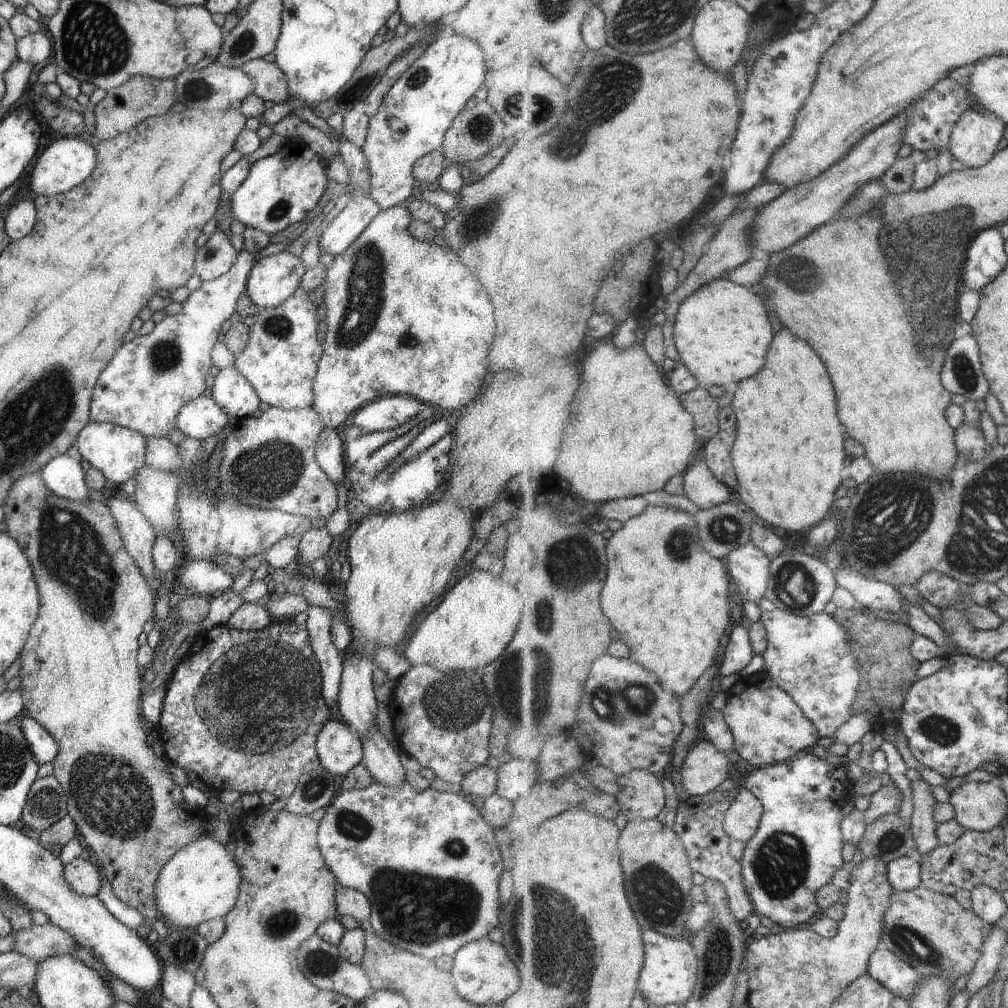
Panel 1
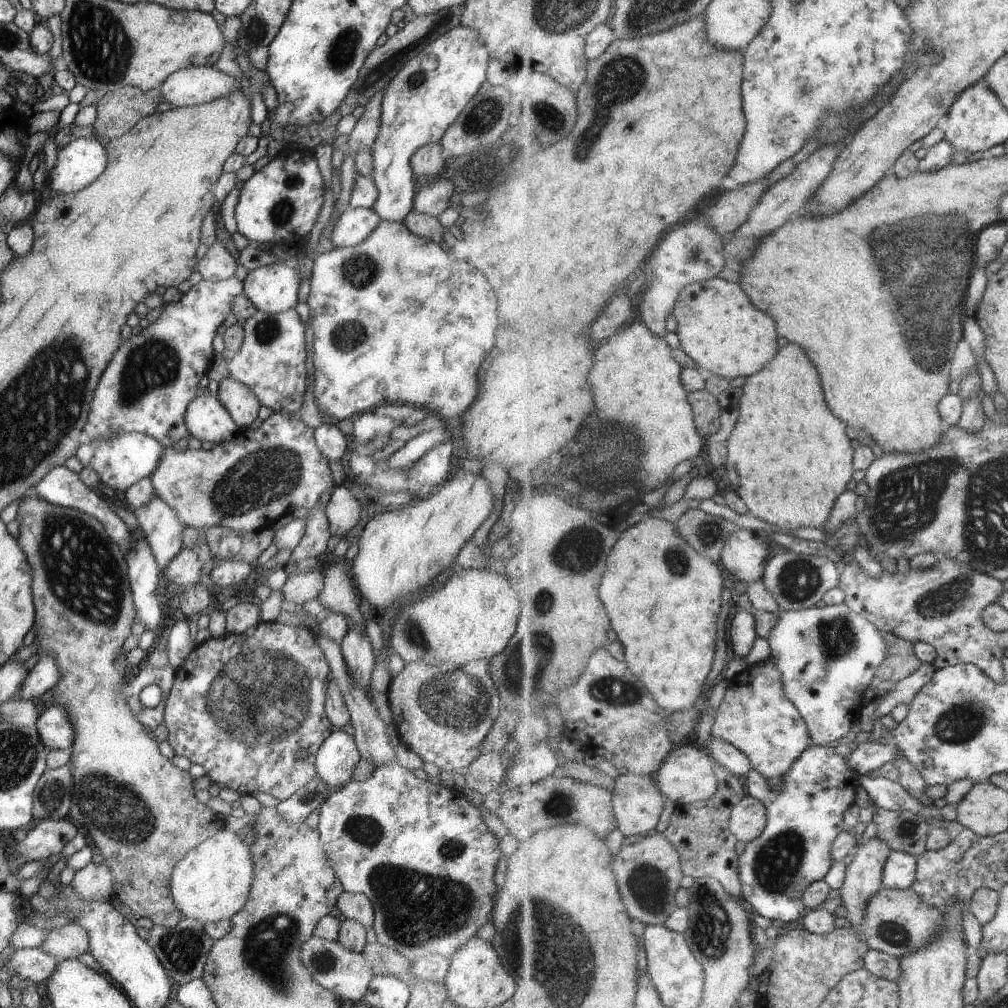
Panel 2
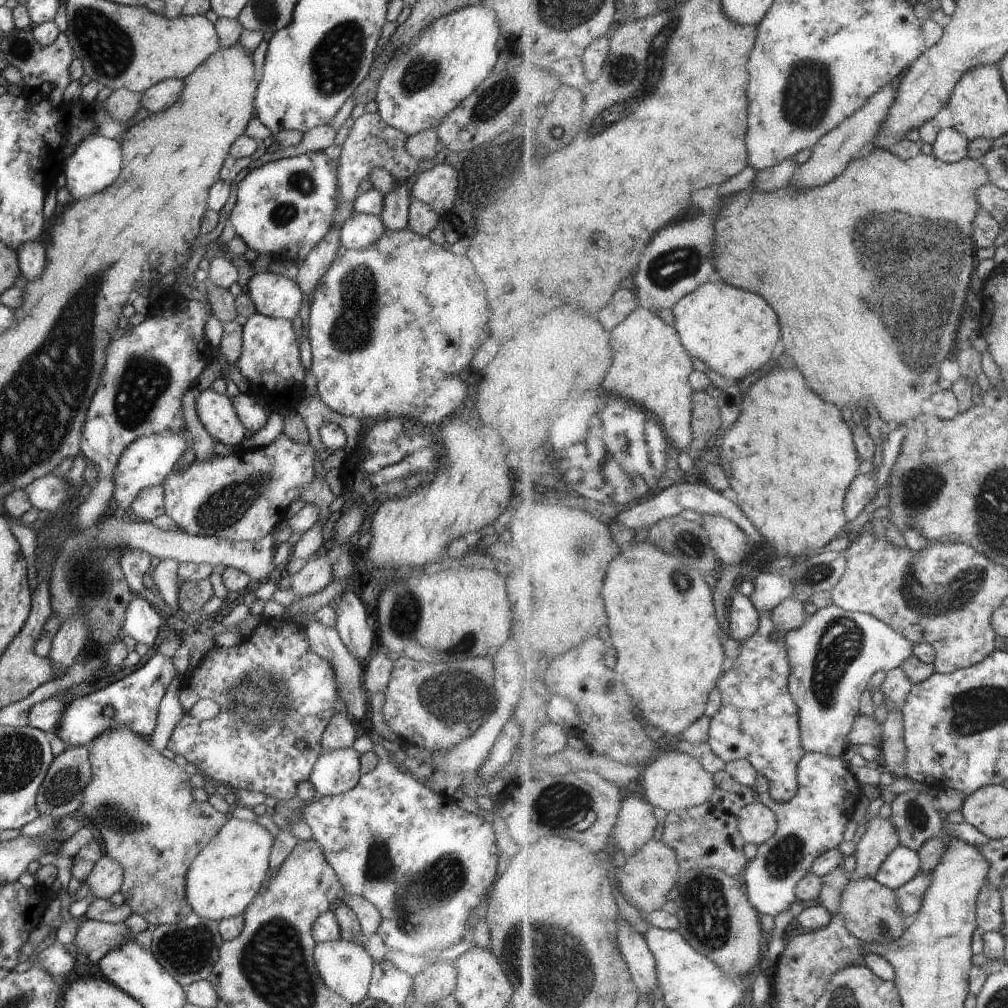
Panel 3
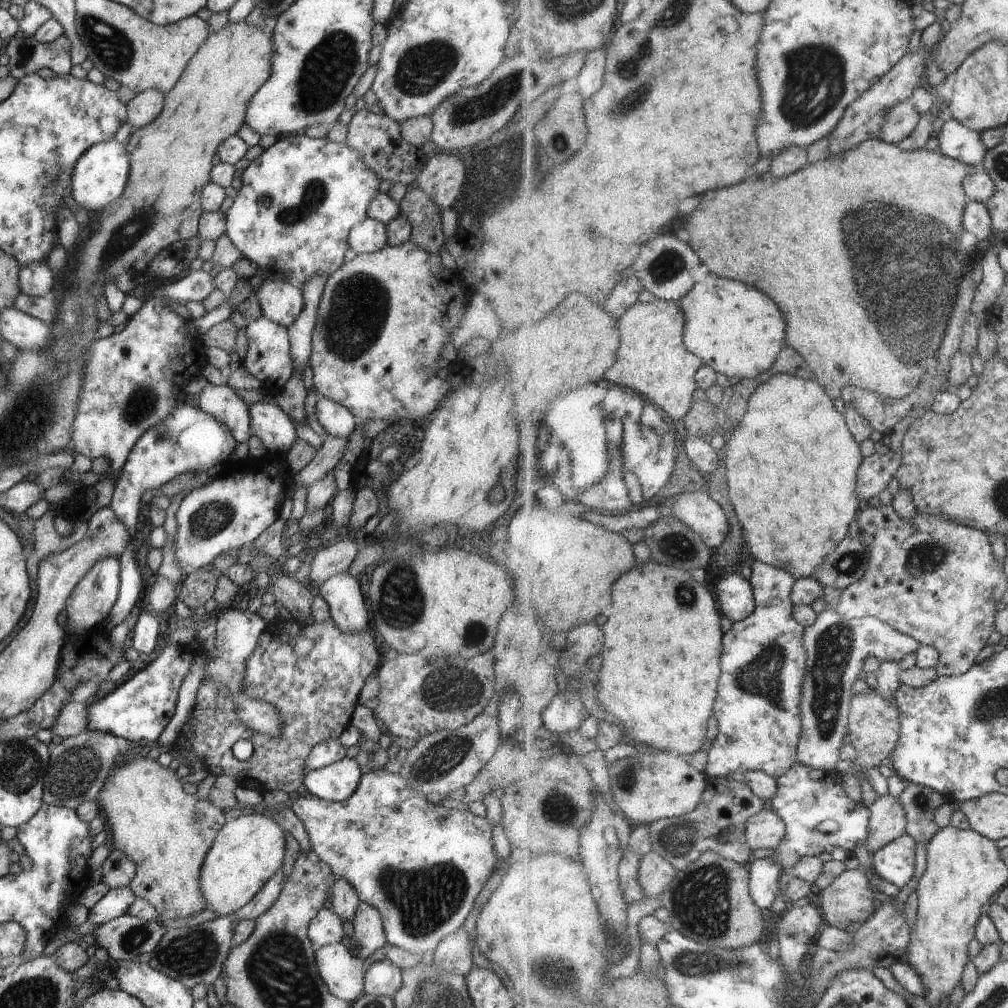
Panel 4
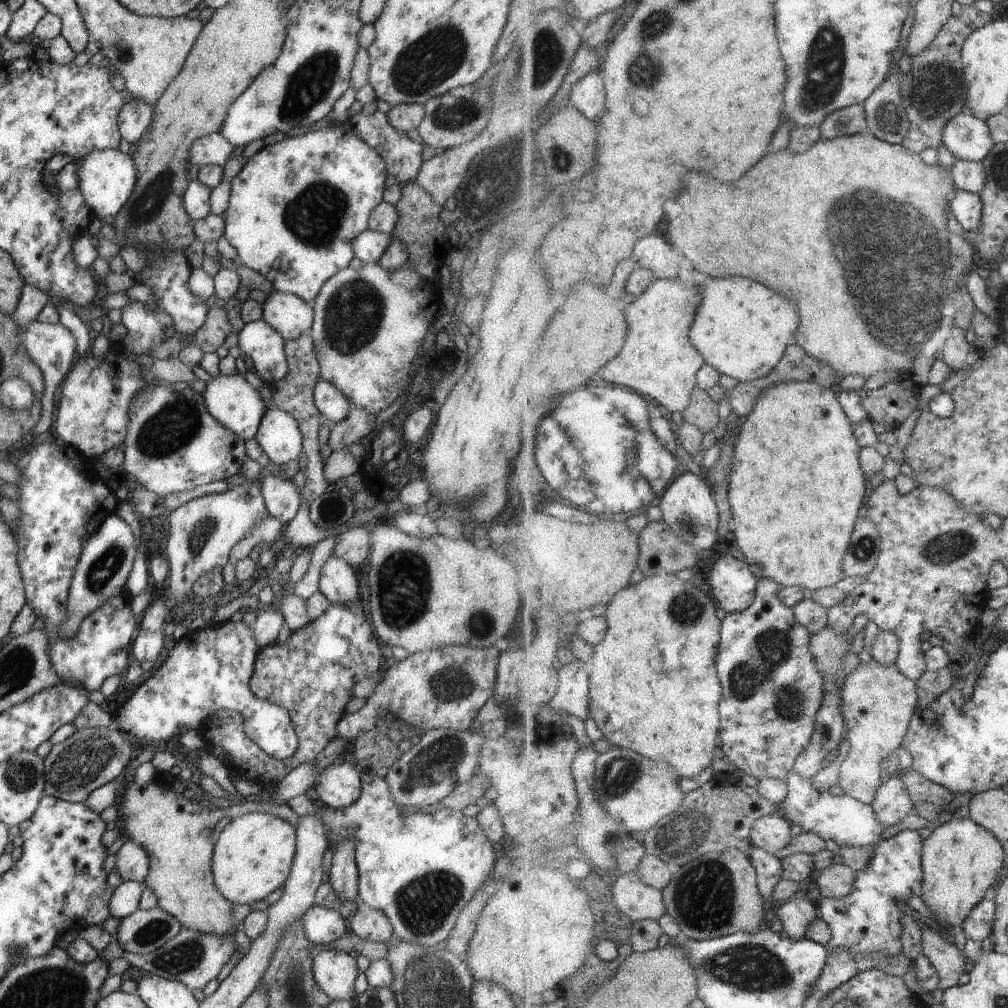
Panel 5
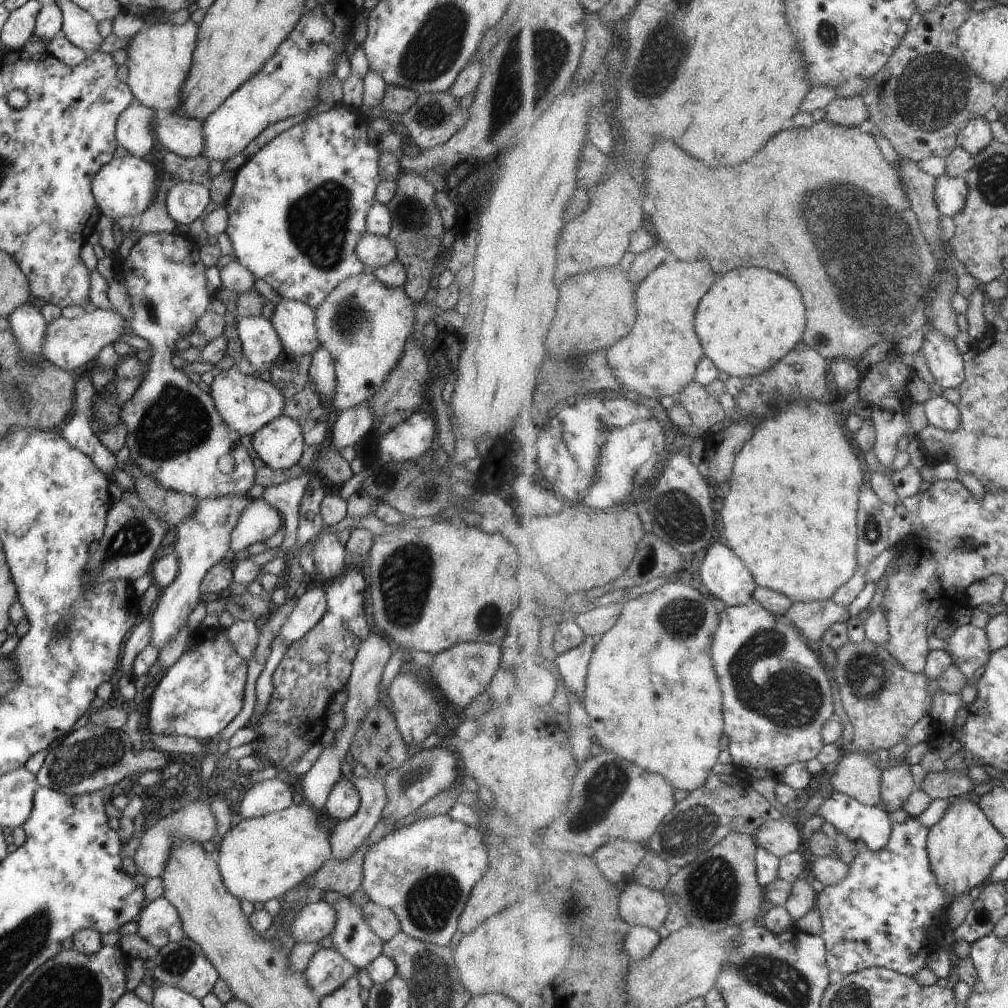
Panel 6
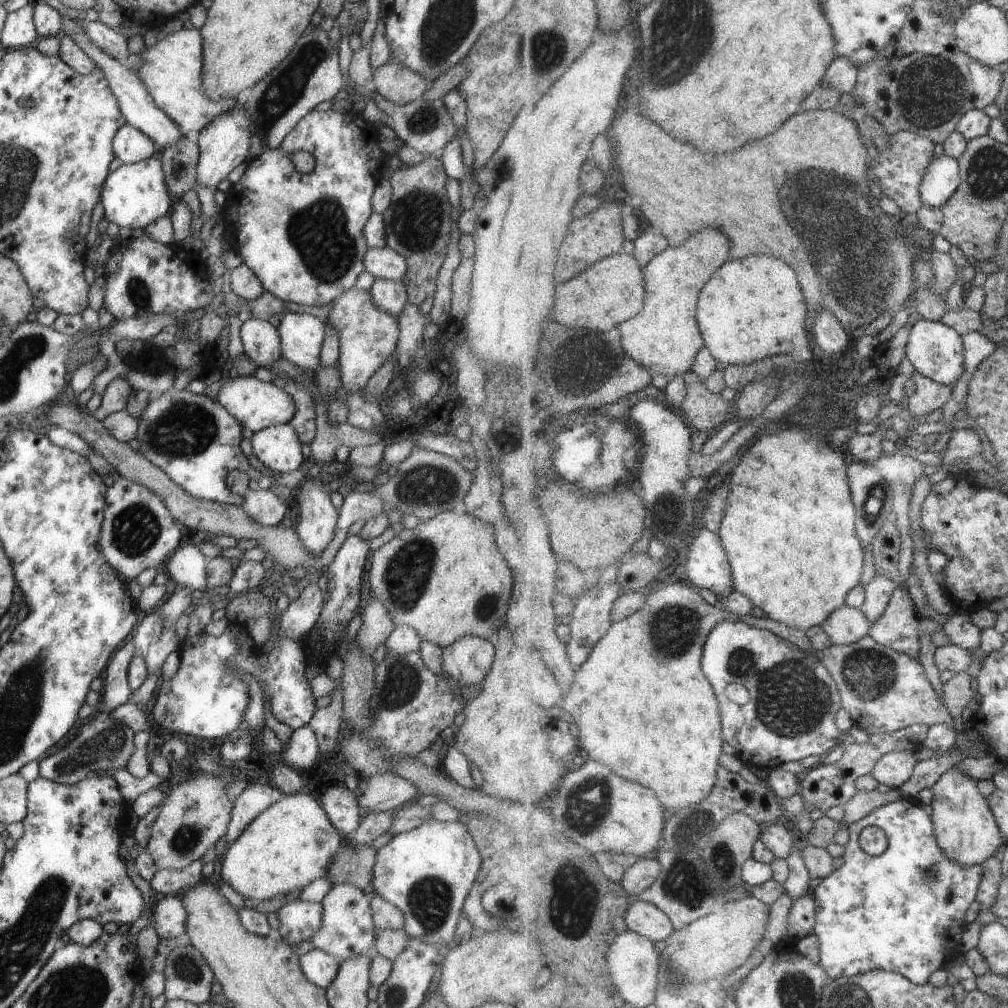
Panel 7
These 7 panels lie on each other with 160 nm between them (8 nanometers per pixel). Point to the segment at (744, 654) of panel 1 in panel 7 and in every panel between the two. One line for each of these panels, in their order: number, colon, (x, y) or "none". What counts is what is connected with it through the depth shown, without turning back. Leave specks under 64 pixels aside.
2: (744, 624)
3: (744, 619)
4: (737, 602)
5: (734, 584)
6: (723, 573)
7: (707, 565)

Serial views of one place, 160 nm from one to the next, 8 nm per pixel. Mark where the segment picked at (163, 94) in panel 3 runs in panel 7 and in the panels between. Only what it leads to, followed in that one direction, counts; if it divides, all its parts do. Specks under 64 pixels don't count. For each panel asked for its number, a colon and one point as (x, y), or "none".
4: (145, 105)
5: (133, 117)
6: (134, 130)
7: (129, 144)

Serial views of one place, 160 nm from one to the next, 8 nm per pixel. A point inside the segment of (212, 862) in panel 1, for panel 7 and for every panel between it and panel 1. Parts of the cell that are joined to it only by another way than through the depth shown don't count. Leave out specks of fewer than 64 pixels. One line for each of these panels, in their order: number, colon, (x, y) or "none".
2: (211, 882)
3: (223, 877)
4: (246, 851)
5: (252, 856)
6: (259, 858)
7: (286, 846)

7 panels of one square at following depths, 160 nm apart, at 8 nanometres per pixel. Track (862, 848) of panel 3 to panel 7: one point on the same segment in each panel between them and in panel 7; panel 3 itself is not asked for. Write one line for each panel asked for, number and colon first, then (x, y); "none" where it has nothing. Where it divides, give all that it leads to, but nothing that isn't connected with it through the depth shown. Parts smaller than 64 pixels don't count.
4: (889, 821)
5: (893, 802)
6: (897, 785)
7: (894, 770)

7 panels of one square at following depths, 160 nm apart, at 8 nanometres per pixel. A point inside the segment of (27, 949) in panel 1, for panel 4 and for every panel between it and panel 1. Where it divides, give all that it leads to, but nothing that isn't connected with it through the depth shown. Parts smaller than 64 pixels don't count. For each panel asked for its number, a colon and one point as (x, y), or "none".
2: (68, 941)
3: (93, 938)
4: (124, 937)

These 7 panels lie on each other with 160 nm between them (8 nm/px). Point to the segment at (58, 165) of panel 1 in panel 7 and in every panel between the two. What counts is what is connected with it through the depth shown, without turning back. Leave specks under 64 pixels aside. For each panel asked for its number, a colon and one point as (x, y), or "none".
2: (77, 164)
3: (95, 161)
4: (98, 176)
5: (105, 177)
6: (125, 186)
7: (133, 194)

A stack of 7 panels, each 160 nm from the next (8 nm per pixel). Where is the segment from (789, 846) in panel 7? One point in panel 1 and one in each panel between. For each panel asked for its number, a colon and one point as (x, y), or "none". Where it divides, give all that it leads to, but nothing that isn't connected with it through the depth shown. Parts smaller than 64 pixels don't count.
1: (742, 821)
2: (749, 819)
3: (758, 823)
4: (766, 830)
5: (772, 833)
6: (781, 837)

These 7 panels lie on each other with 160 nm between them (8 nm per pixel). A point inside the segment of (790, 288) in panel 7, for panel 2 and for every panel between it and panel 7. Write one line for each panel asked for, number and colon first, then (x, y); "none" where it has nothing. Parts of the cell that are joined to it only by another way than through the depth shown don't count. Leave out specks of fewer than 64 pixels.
2: (719, 328)
3: (734, 332)
4: (738, 331)
5: (743, 329)
6: (751, 319)

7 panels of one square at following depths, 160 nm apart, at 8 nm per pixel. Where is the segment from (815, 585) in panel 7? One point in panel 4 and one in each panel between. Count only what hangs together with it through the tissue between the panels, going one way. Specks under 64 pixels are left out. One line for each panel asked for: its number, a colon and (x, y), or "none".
4: (792, 466)
5: (797, 484)
6: (791, 511)

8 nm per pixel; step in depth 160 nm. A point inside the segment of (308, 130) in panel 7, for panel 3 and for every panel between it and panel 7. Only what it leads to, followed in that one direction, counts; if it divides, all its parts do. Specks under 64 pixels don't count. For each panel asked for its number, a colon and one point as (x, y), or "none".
3: (283, 208)
4: (298, 199)
5: (294, 207)
6: (297, 206)

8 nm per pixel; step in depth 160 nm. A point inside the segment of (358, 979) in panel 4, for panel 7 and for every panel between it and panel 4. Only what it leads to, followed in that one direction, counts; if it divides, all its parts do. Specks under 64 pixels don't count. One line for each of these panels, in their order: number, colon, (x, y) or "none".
5: (334, 971)
6: (326, 970)
7: (319, 967)

